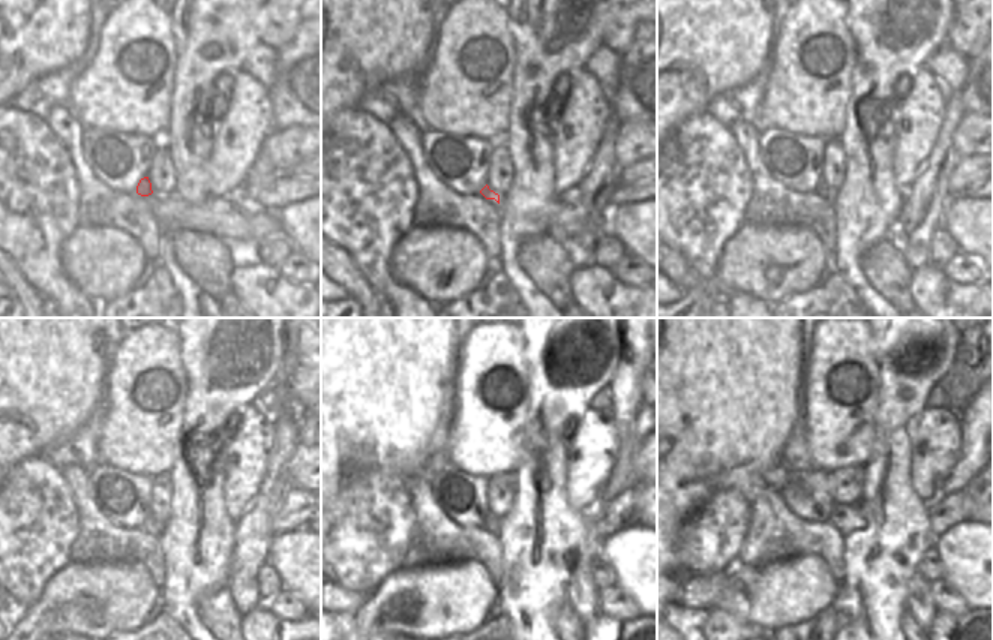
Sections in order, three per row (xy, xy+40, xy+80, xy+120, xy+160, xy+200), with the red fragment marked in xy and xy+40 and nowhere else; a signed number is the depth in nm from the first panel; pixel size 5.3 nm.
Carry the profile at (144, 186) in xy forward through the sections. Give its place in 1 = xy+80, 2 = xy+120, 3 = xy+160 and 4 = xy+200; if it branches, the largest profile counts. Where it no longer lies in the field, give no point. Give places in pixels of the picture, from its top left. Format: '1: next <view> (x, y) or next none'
1: next xy+80 (824, 191)
2: next xy+120 (152, 525)
3: next xy+160 (491, 522)
4: next xy+200 (846, 519)

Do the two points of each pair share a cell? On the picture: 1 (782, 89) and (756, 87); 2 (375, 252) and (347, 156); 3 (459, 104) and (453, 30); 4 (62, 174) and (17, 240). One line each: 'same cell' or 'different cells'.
1: different cells
2: same cell
3: same cell
4: same cell

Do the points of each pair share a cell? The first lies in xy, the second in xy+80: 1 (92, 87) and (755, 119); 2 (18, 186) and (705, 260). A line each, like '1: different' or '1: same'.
1: different
2: same

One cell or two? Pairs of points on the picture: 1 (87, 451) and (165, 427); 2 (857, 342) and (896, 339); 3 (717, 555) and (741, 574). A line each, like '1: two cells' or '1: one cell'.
1: two cells
2: two cells
3: two cells

